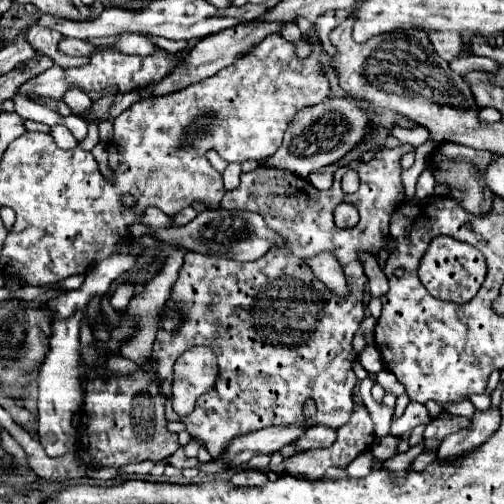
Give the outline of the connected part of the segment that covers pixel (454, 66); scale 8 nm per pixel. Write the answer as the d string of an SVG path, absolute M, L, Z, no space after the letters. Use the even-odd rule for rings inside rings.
M457 56L449 62L449 68L455 72L455 74L461 74L465 76L467 72L473 72L473 70L485 70L485 72L495 72L497 68L497 62L491 60L491 58L483 58L483 56Z

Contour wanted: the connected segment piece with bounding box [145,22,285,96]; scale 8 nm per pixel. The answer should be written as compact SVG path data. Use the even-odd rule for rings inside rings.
M271 22L265 26L249 26L249 24L237 24L235 28L229 28L229 30L221 30L217 34L211 34L207 38L203 38L201 42L197 42L197 46L193 50L189 50L189 54L185 56L183 60L183 66L181 70L173 70L173 74L169 74L165 80L161 80L159 84L153 84L145 90L151 90L155 96L163 96L163 94L171 94L171 92L177 92L193 82L201 82L203 78L209 78L213 74L217 74L219 70L223 70L225 66L233 64L237 58L241 58L243 54L247 54L253 46L257 46L257 42L265 40L267 34L281 34L285 22Z

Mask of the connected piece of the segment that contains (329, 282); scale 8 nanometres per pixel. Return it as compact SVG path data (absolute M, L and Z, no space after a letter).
M321 252L313 258L309 258L309 262L305 262L313 274L329 288L333 290L333 294L347 298L349 296L349 286L345 280L345 274L341 270L341 264L337 262L337 258L333 258L333 254L329 252Z

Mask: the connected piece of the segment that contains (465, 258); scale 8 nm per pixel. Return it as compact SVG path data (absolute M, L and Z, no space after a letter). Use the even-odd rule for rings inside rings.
M437 236L429 244L417 273L421 283L429 290L433 298L455 302L455 304L465 304L481 288L485 274L487 274L487 266L485 266L485 256L477 248L469 244L461 244L449 236Z

